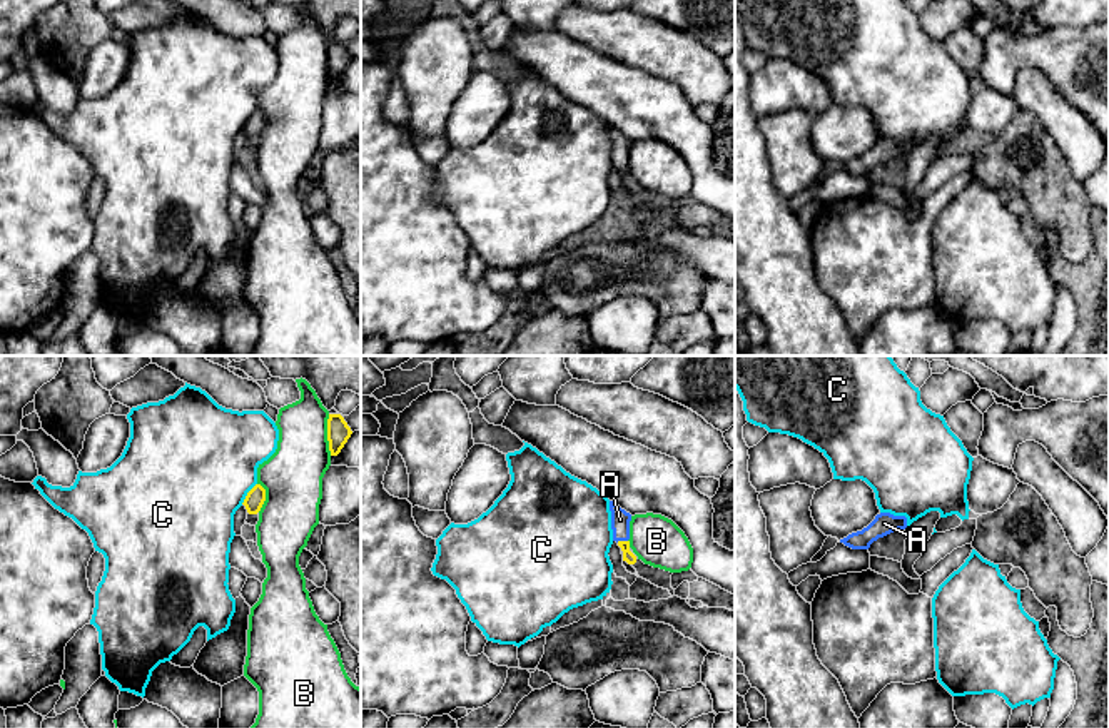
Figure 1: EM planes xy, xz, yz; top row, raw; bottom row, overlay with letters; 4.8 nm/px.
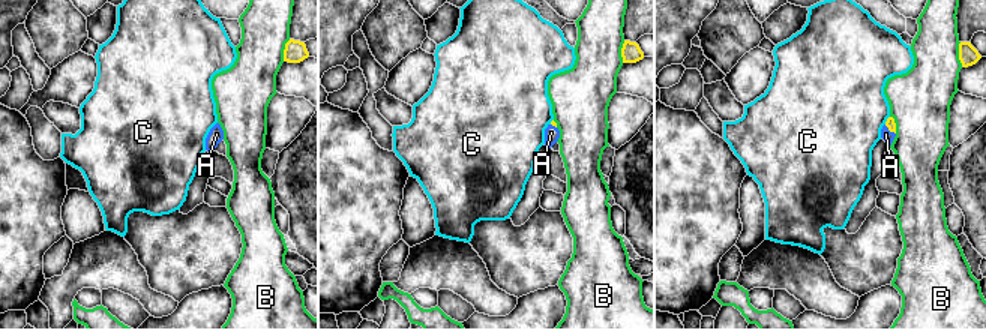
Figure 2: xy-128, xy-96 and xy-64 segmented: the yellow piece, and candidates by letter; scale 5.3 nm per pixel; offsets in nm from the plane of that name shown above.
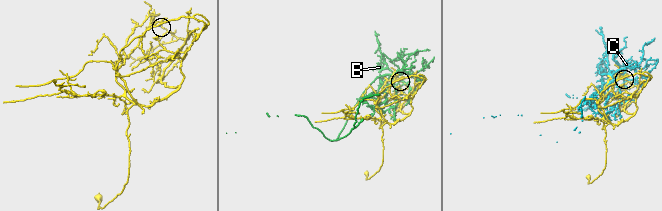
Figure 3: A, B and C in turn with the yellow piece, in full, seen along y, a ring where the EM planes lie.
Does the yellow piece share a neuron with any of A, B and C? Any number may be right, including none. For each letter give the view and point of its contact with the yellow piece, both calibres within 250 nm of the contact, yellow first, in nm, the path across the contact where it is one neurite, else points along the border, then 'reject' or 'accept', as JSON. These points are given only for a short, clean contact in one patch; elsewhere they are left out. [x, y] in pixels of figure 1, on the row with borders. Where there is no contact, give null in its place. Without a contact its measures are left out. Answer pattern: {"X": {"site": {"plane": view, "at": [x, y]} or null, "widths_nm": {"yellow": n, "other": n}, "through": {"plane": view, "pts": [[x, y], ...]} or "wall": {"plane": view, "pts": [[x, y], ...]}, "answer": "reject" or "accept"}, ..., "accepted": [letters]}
{"A": {"site": {"plane": "xz", "at": [622, 541]}, "widths_nm": {"yellow": 60, "other": 100}, "through": {"plane": "xz", "pts": [[628, 556], [622, 541], [620, 520]]}, "answer": "accept"}, "B": {"site": {"plane": "xy", "at": [328, 434]}, "widths_nm": {"yellow": 110, "other": 280}, "answer": "reject"}, "C": {"site": {"plane": "xy", "at": [248, 493]}, "widths_nm": {"yellow": 90, "other": 500}, "answer": "reject"}, "accepted": ["A"]}

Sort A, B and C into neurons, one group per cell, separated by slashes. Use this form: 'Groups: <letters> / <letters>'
Groups: A / B / C

